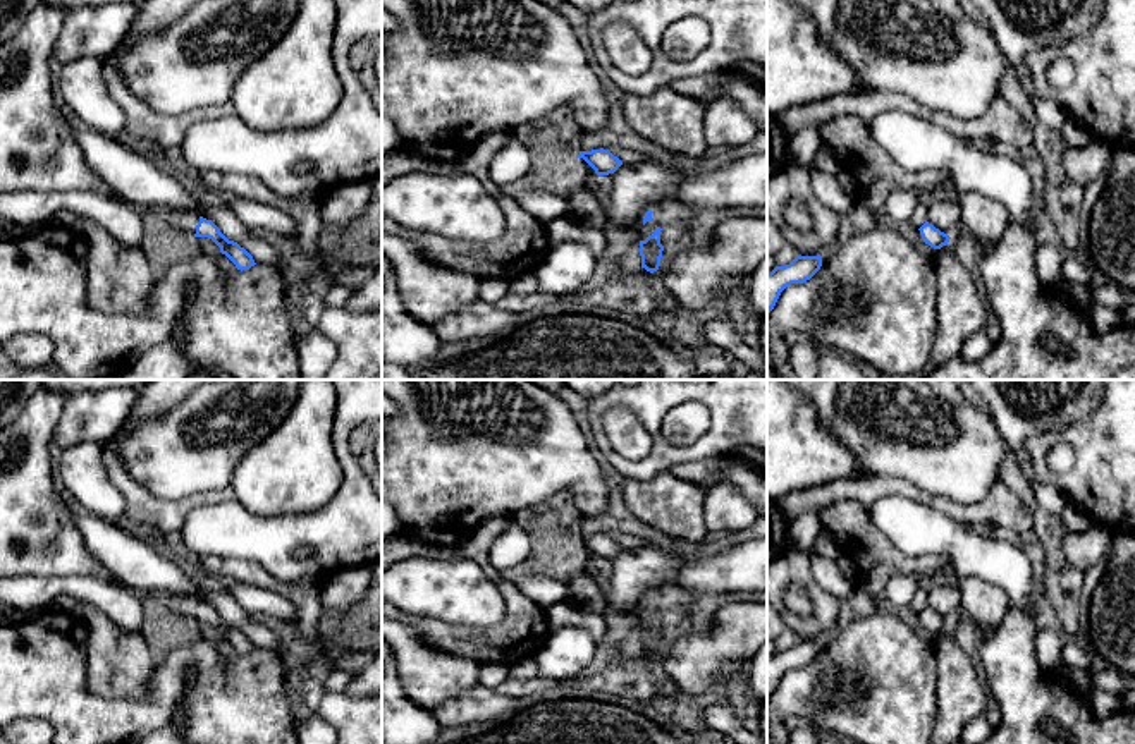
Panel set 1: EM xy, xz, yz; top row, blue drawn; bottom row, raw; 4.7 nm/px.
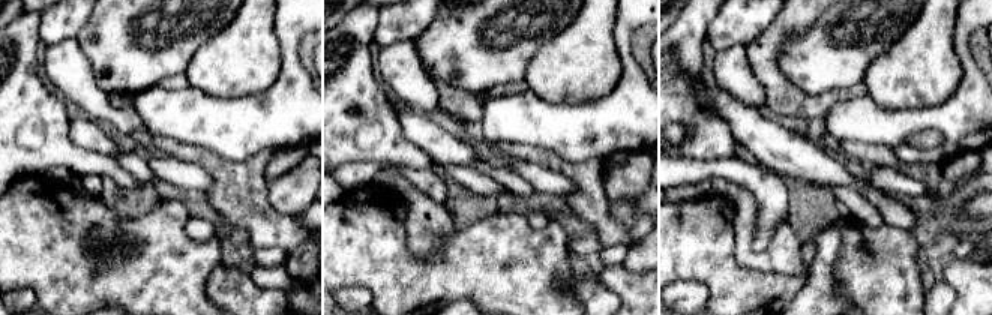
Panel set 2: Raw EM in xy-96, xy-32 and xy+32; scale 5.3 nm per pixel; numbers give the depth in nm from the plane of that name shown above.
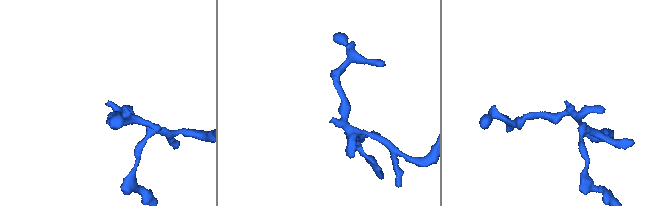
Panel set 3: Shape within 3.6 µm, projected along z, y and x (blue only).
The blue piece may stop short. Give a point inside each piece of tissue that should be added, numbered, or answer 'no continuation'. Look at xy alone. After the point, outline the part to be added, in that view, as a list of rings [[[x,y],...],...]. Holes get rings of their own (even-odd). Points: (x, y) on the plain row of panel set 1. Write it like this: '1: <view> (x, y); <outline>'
1: xy (186, 609); [[[148,591],[148,593],[143,593],[141,598],[151,603],[163,605],[165,608],[177,613],[182,622],[187,622],[191,625],[194,624],[196,610],[199,607],[199,601],[194,598],[169,596],[162,591]]]

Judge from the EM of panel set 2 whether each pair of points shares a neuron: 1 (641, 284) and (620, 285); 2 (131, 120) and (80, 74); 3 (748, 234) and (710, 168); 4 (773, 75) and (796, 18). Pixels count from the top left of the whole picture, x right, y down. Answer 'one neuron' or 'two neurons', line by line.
1: one neuron
2: one neuron
3: two neurons
4: one neuron

